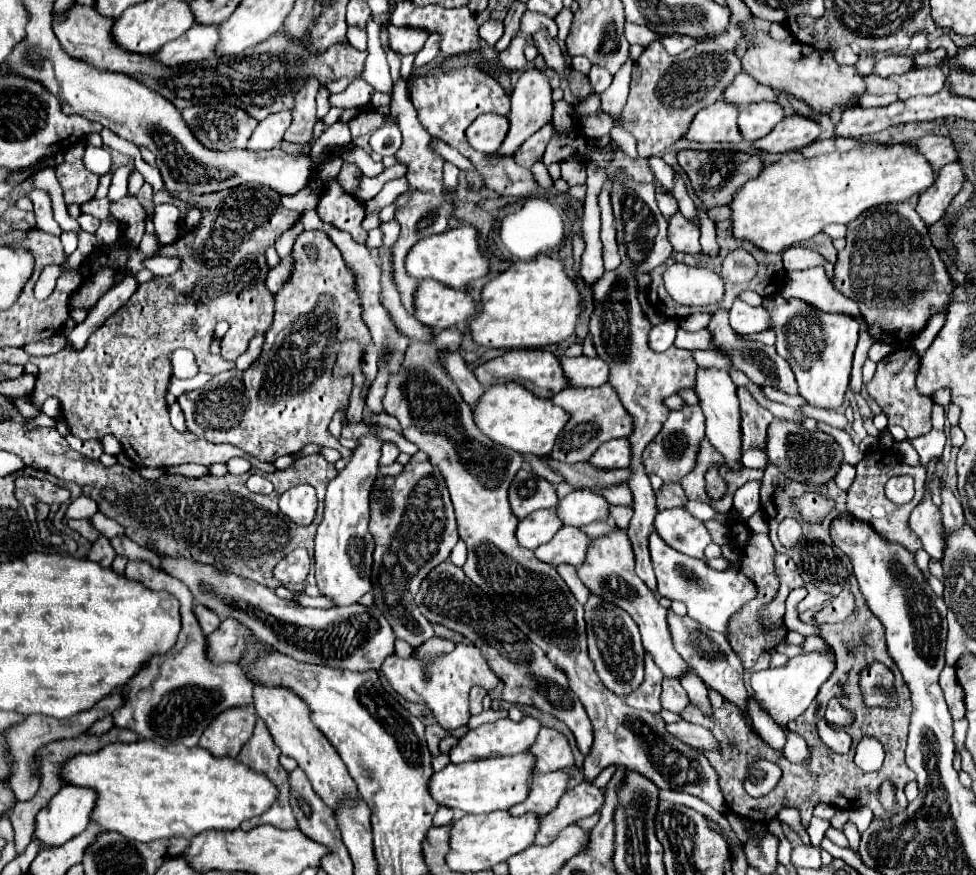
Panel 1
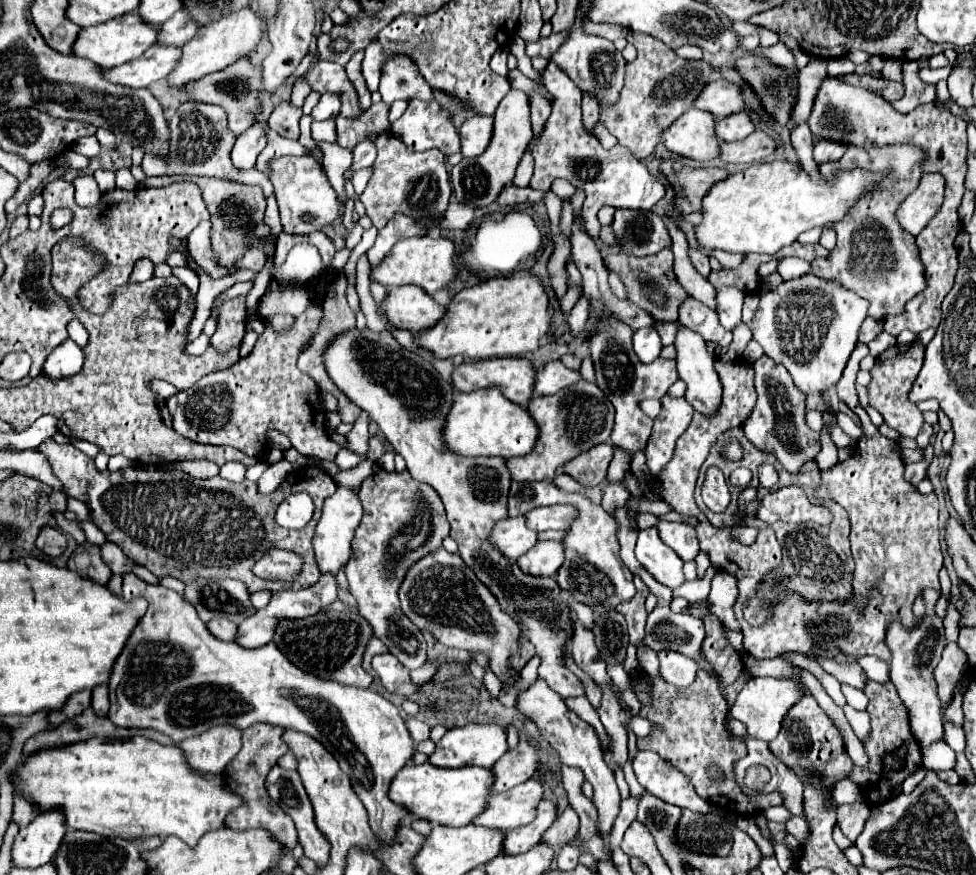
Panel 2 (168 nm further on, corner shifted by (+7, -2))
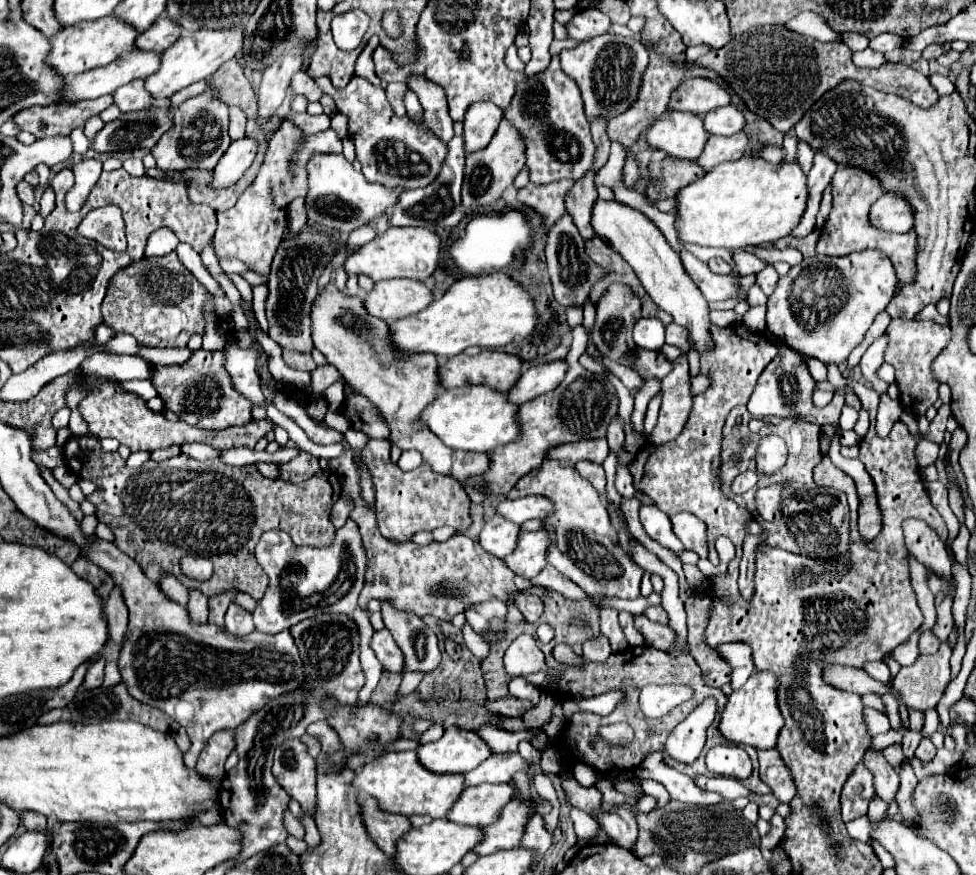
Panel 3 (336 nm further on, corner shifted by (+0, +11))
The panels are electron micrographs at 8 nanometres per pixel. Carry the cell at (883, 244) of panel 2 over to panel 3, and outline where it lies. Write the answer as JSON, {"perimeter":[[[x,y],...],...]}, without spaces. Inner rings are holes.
{"perimeter":[[[849,165],[839,167],[837,173],[833,175],[833,211],[831,211],[831,215],[823,227],[823,233],[819,237],[817,253],[829,255],[829,257],[841,257],[841,255],[849,255],[853,251],[877,249],[891,259],[897,279],[899,279],[899,287],[903,287],[903,285],[909,285],[915,281],[917,233],[915,231],[909,231],[903,235],[889,233],[889,231],[883,231],[883,229],[877,229],[871,225],[869,209],[883,193],[885,193],[885,189],[881,187],[881,183],[877,183],[873,173],[859,169],[859,167],[849,167]]]}

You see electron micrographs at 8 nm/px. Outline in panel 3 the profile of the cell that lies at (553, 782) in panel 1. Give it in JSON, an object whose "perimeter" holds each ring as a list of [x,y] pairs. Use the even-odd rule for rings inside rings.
{"perimeter":[[[511,783],[467,787],[465,793],[461,793],[457,805],[453,805],[449,821],[457,821],[461,825],[487,827],[499,819],[503,807],[513,801],[515,795],[517,791]]]}

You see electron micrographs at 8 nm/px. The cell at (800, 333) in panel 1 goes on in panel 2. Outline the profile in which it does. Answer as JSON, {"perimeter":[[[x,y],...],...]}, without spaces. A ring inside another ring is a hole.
{"perimeter":[[[810,272],[800,278],[782,282],[774,290],[762,294],[758,312],[748,326],[752,330],[752,338],[764,348],[766,356],[776,364],[782,364],[802,392],[820,394],[830,386],[836,386],[836,382],[840,380],[842,370],[858,342],[860,326],[868,316],[868,304],[870,302],[866,302],[866,298],[860,298],[858,294],[842,288],[840,282],[824,282]]]}

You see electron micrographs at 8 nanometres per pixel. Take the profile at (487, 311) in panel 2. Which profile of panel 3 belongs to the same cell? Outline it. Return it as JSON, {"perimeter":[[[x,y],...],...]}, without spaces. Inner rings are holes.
{"perimeter":[[[503,271],[489,275],[467,275],[455,281],[447,293],[425,311],[391,323],[393,343],[407,353],[429,351],[441,357],[459,355],[471,345],[497,349],[515,337],[531,337],[537,329],[537,309],[525,287]]]}

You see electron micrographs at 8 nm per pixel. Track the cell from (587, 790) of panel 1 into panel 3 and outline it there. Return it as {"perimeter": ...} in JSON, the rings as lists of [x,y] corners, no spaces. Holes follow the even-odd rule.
{"perimeter":[[[527,799],[527,801],[511,801],[503,811],[501,811],[501,821],[497,825],[485,827],[485,839],[481,845],[477,845],[479,855],[489,855],[501,849],[513,849],[519,847],[527,829],[527,823],[531,821],[533,813],[537,811],[537,801]]]}

